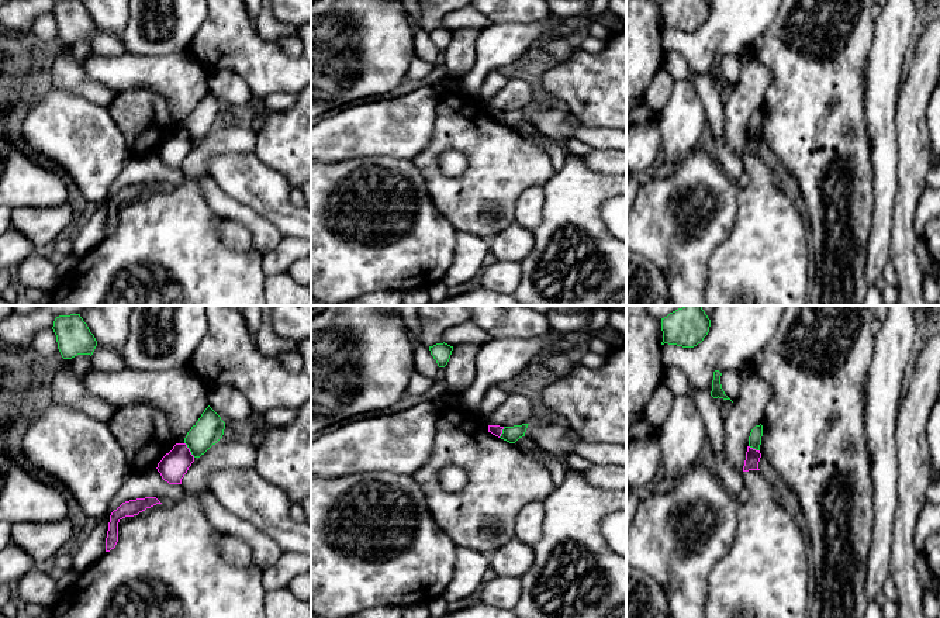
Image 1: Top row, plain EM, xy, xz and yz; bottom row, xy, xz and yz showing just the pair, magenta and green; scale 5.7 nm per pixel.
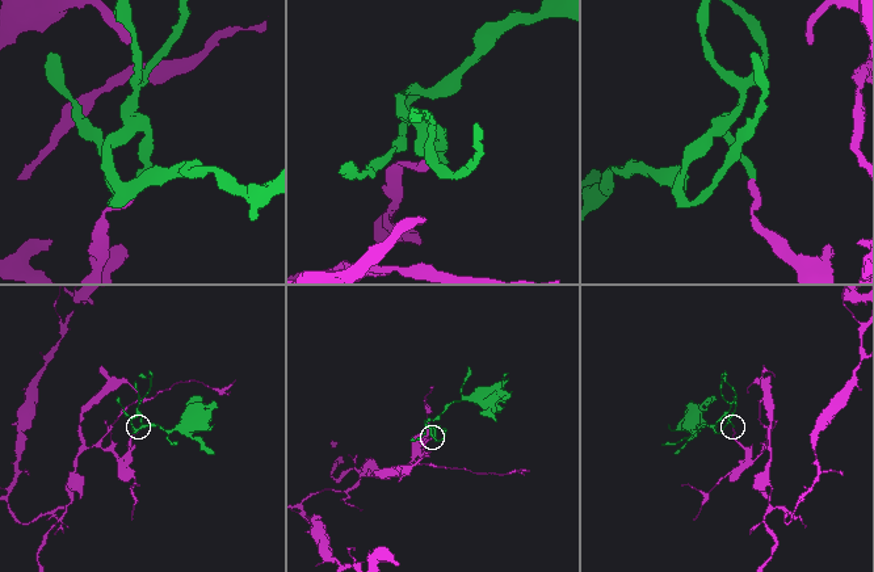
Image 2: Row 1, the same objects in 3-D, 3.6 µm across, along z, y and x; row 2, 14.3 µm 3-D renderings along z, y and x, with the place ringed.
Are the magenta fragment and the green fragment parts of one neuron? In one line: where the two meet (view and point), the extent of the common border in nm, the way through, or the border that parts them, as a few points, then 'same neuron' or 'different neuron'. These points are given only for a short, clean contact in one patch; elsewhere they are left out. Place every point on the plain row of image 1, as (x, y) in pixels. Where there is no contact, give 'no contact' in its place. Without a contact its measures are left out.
xy (189, 134) | 110 nm | along xy (185, 127), (194, 141) | different neuron

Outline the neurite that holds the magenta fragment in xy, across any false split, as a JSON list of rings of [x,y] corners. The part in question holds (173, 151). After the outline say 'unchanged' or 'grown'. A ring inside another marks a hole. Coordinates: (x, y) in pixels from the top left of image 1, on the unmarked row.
[[[176,128],[158,148],[158,156],[169,169],[182,169],[182,163],[194,146],[194,141],[186,128]]] | unchanged

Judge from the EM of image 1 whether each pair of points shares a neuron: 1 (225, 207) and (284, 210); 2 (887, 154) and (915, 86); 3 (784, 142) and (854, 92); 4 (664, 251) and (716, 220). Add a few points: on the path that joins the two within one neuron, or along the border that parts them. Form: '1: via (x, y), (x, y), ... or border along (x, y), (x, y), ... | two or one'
1: border along (224, 192), (248, 204), (277, 230) | two
2: border along (898, 100), (895, 111), (897, 165) | two
3: via (801, 125), (837, 92) | one
4: via (677, 242), (695, 238), (704, 230) | one

